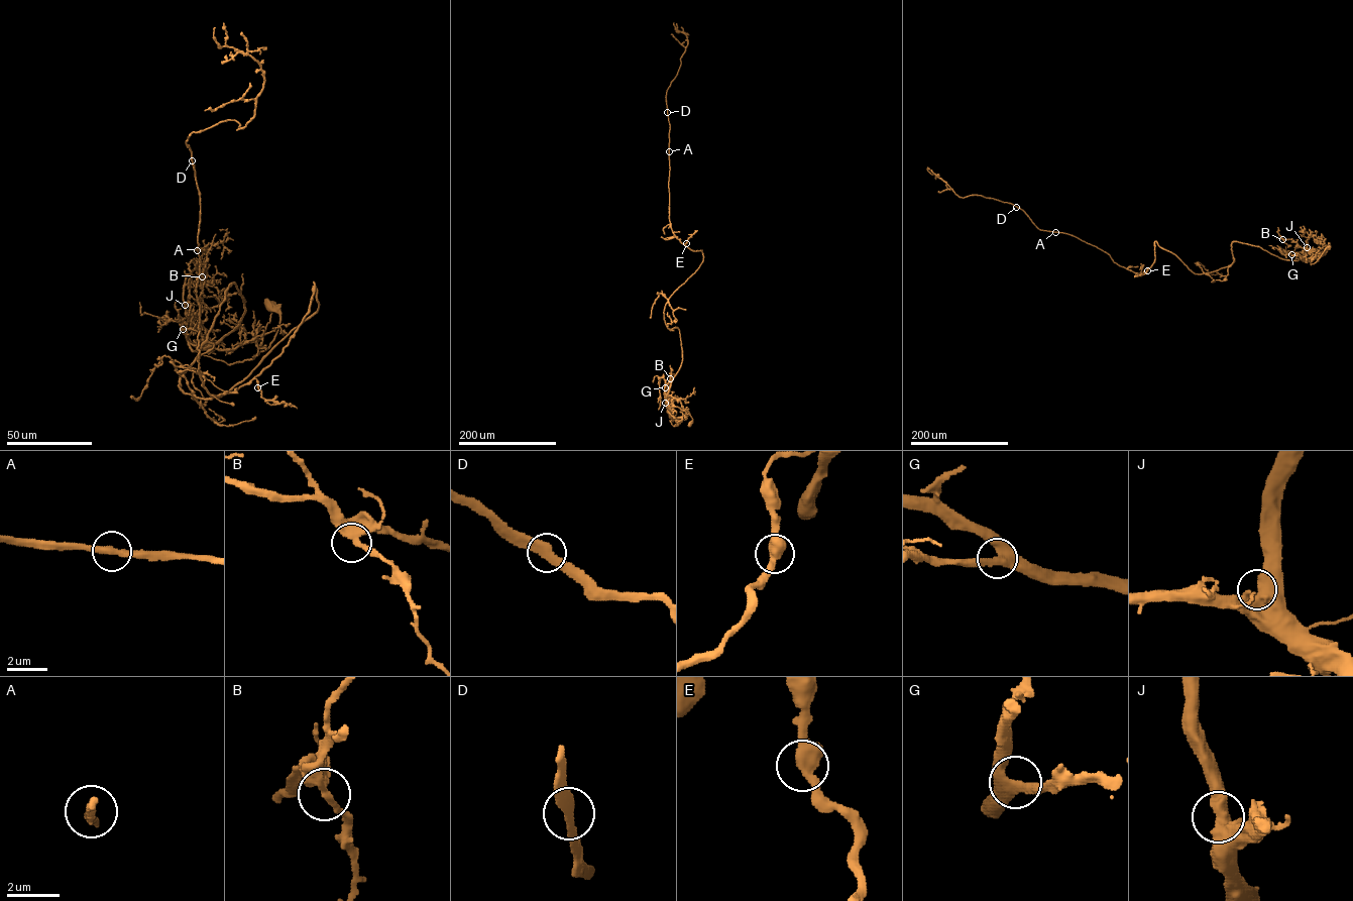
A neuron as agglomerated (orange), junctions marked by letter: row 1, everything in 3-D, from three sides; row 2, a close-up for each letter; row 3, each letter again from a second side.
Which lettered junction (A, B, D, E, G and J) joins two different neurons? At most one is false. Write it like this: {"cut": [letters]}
{"cut": []}

